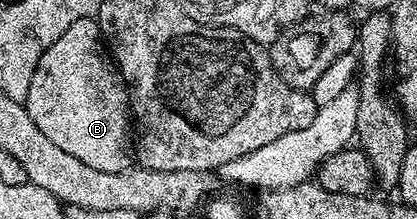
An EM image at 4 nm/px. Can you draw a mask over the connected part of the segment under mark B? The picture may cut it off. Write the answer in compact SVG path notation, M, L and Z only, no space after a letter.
M98 19L78 20L73 22L73 26L69 26L69 30L65 32L45 52L37 70L33 74L33 82L29 84L29 94L25 101L25 107L29 118L33 118L33 122L37 122L37 130L41 130L41 134L45 134L45 138L49 138L49 142L54 142L56 146L61 146L61 150L65 150L65 154L73 154L73 158L77 158L80 162L85 162L85 166L93 166L93 170L105 170L106 172L124 172L133 164L133 113L131 110L131 101L127 94L127 84L123 80L123 76L119 73L119 68L115 65L114 59L109 55L109 49L103 38L103 31L99 28Z

